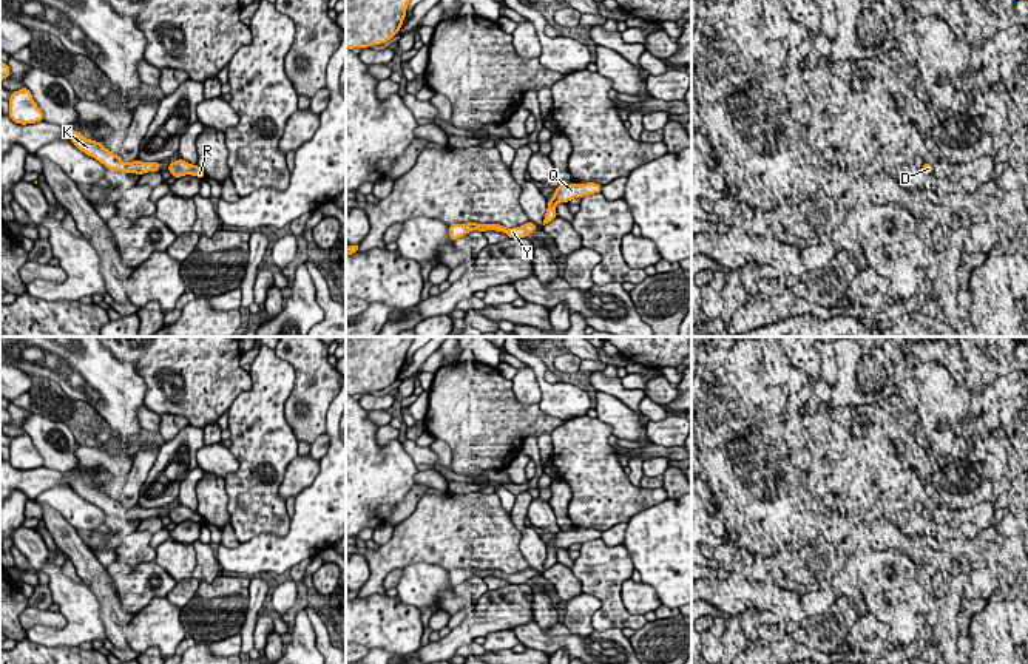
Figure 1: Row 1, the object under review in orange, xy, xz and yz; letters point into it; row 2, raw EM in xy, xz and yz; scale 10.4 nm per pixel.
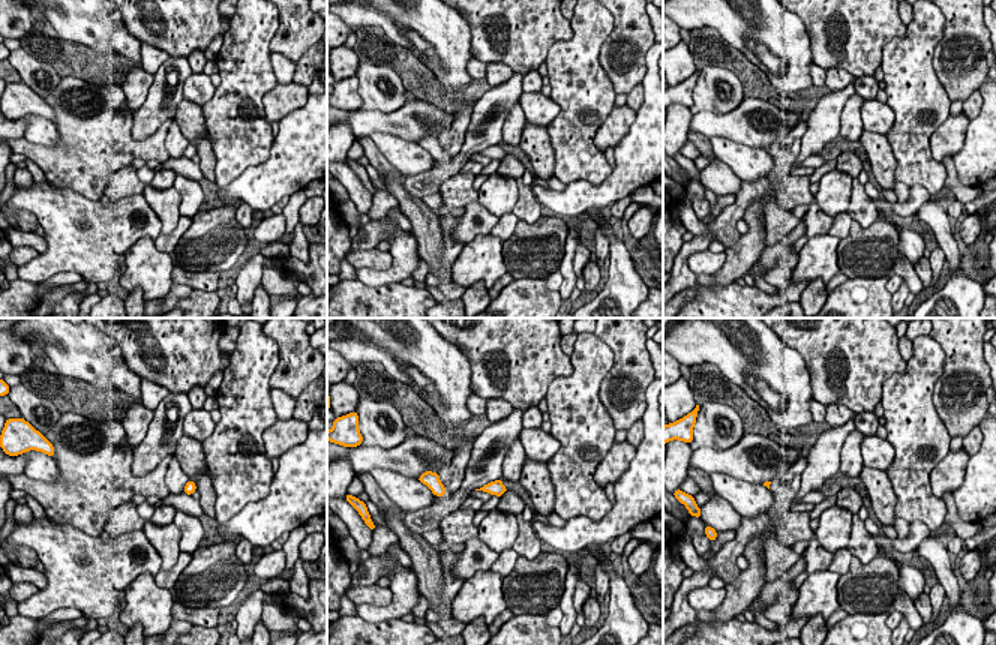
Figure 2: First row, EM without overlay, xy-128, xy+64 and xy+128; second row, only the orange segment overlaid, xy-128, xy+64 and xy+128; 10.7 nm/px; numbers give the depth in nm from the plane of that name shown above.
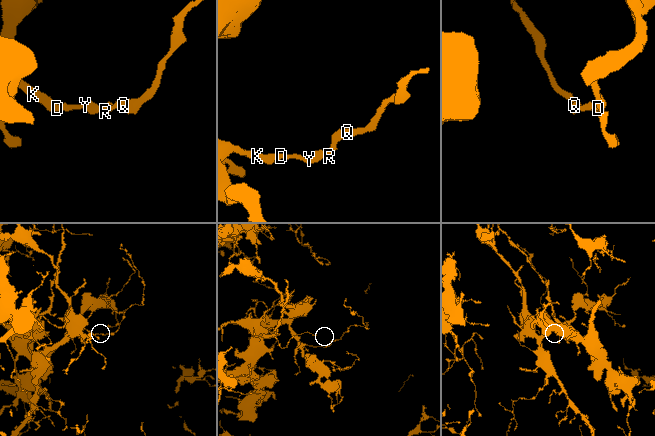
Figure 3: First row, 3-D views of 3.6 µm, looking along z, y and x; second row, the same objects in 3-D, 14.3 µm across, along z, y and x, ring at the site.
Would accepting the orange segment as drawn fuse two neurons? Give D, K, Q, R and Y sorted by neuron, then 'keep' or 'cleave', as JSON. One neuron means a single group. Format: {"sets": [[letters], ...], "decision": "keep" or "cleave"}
{"sets": [["D", "K", "Q", "R", "Y"]], "decision": "keep"}

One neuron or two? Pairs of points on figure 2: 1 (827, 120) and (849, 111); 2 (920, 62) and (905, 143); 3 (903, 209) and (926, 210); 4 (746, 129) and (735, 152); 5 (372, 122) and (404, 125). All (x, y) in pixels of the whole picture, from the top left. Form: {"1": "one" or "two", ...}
{"1": "two", "2": "one", "3": "two", "4": "two", "5": "one"}

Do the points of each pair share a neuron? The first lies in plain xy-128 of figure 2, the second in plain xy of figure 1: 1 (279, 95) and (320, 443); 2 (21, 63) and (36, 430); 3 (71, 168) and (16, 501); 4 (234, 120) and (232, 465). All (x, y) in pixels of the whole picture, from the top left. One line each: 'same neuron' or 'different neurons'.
1: different neurons
2: same neuron
3: different neurons
4: different neurons

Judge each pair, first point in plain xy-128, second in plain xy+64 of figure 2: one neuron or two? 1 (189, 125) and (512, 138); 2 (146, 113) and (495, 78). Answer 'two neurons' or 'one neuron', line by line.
1: two neurons
2: two neurons

